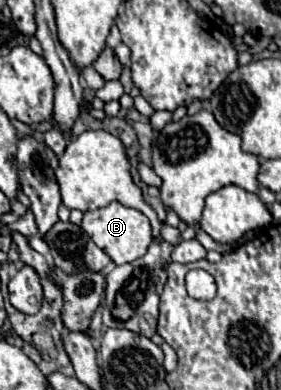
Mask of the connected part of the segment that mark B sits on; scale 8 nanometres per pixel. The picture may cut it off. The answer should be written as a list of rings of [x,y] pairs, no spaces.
[[[111,202],[109,206],[105,208],[99,208],[99,210],[89,210],[83,214],[83,222],[81,222],[81,228],[89,234],[89,238],[115,262],[115,264],[127,264],[127,262],[133,262],[137,258],[141,258],[151,240],[153,240],[153,234],[151,234],[151,224],[147,220],[147,216],[135,208],[127,208],[123,206],[121,202]]]

